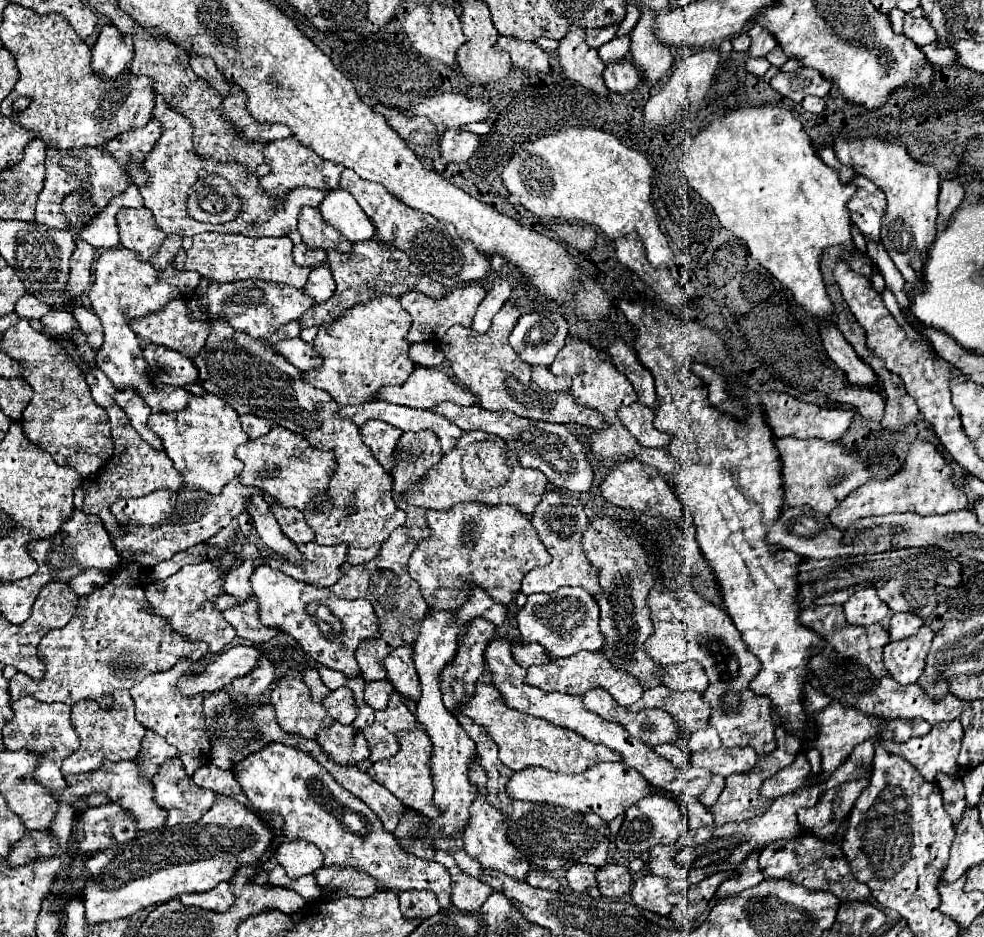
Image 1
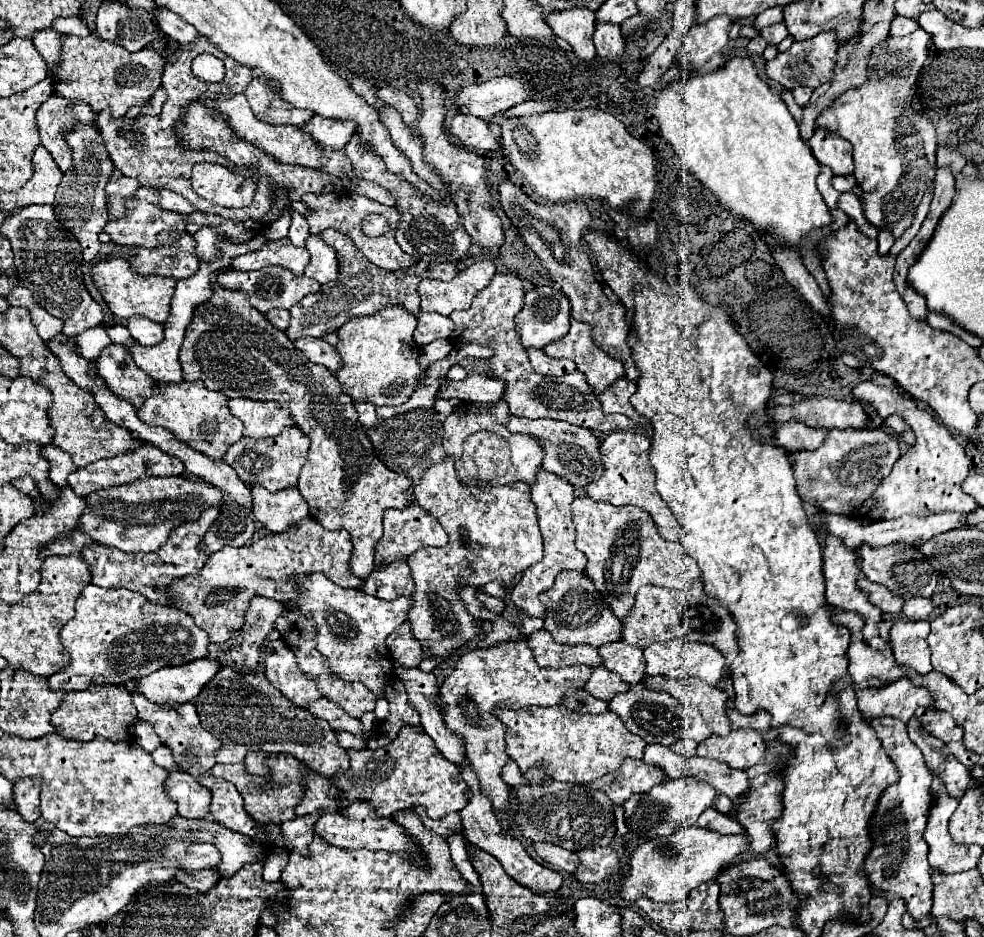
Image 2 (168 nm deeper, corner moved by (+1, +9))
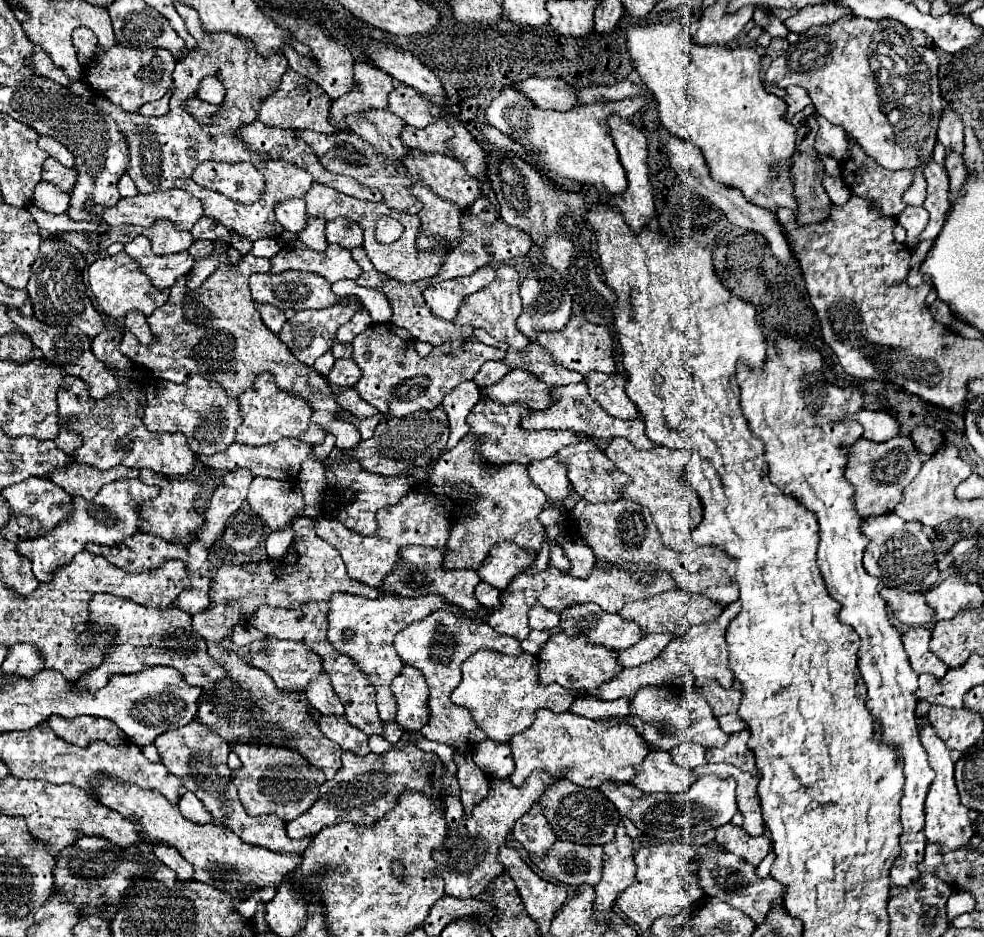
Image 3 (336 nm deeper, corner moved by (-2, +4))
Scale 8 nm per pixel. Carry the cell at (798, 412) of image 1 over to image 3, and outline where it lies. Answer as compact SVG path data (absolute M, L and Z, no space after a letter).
M863 409L863 411L855 413L853 419L863 425L863 429L865 429L863 437L869 441L881 443L881 441L889 441L893 437L899 437L899 421L887 411Z

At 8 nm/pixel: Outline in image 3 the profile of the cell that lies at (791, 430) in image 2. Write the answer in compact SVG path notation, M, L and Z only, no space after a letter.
M781 335L775 341L775 357L767 357L763 367L759 371L753 371L751 367L745 367L745 363L737 363L737 383L741 387L741 409L745 419L749 421L749 427L753 433L765 443L765 459L769 463L769 479L775 487L781 489L781 493L801 501L809 511L813 511L819 517L819 551L817 561L821 567L821 575L827 583L829 595L833 595L835 601L839 601L841 611L837 617L841 617L841 623L851 625L855 633L861 637L859 647L859 671L867 685L867 707L871 715L883 725L883 739L885 743L891 743L899 749L903 761L905 761L905 787L903 787L903 799L901 799L901 855L891 867L891 883L897 887L909 887L919 879L917 865L925 857L925 795L929 791L931 781L935 779L935 771L929 767L927 751L919 741L917 731L917 717L915 717L915 705L917 705L917 673L911 669L909 659L905 657L905 649L901 643L901 633L891 625L887 617L887 605L879 595L879 579L871 577L861 559L863 551L867 547L867 537L861 533L861 517L857 515L853 507L853 485L845 479L845 467L847 467L847 455L849 447L857 443L859 437L863 437L863 427L851 419L857 411L865 409L865 393L859 391L859 387L843 389L829 385L823 375L823 355L811 343L795 337Z

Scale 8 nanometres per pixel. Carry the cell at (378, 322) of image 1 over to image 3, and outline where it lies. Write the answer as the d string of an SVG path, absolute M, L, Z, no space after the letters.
M373 323L353 339L353 361L361 367L363 377L355 385L359 395L385 415L405 417L415 411L439 407L447 393L463 381L475 377L485 361L505 359L505 351L489 347L475 337L455 339L437 345L429 357L419 357L409 331L393 323Z

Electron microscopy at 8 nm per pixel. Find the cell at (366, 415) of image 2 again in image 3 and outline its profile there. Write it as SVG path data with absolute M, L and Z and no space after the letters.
M353 387L335 389L335 399L337 399L337 403L339 403L345 411L349 411L351 415L355 415L357 419L367 419L367 417L373 417L373 415L379 413L373 405L369 405L367 401L363 401L361 395L359 395Z

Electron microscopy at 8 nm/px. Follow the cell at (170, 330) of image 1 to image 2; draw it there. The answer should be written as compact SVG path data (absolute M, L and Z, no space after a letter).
M110 258L100 260L92 268L94 284L98 286L104 302L108 304L110 312L116 318L130 318L130 316L142 316L150 318L152 322L166 324L166 318L170 316L170 300L174 296L176 280L164 278L164 276L138 276L130 272L130 266L122 258Z

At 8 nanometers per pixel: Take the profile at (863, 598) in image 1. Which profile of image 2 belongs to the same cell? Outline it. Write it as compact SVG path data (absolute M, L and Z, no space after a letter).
M860 578L858 580L858 588L864 594L868 594L870 604L878 606L884 614L898 614L900 608L902 608L902 604L904 604L904 600L898 598L898 596L894 596L886 586L878 586L878 584L870 582L868 578Z

